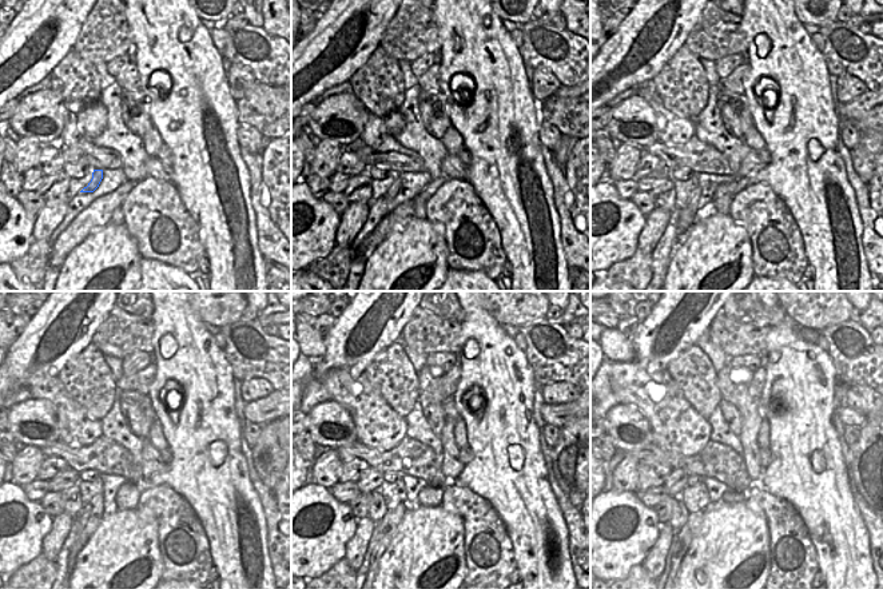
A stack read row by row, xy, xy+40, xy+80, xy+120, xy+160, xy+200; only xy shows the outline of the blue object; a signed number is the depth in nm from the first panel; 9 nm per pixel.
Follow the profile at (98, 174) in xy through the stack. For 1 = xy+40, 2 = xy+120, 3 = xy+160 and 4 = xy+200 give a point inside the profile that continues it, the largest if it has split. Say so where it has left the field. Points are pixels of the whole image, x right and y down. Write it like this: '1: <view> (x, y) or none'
1: xy+40 (393, 190)
2: xy+120 (90, 517)
3: xy+160 (386, 528)
4: xy+200 (681, 540)

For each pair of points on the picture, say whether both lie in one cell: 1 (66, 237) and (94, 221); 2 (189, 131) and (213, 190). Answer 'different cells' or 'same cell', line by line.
1: same cell
2: same cell

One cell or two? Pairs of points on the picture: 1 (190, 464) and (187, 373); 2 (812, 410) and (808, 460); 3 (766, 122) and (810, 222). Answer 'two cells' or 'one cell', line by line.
1: one cell
2: one cell
3: one cell

